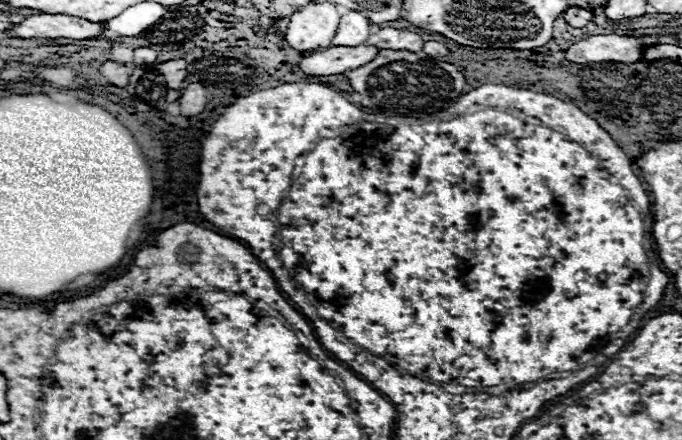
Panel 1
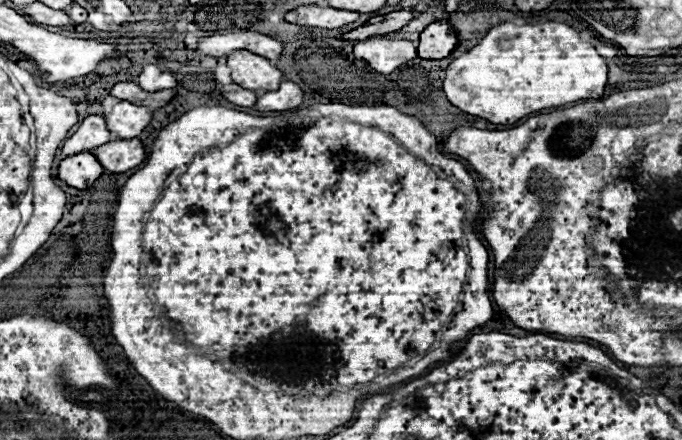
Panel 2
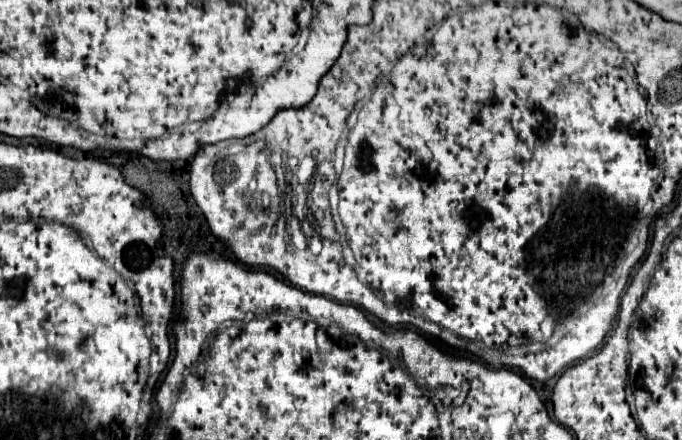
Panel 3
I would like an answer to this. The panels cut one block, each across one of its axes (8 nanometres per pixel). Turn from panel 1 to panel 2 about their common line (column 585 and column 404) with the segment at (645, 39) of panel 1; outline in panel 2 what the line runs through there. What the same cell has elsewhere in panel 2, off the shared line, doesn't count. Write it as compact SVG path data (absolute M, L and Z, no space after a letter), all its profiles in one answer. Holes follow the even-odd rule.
M368 38L356 42L354 56L366 60L380 74L392 74L416 56L416 46L410 40Z

